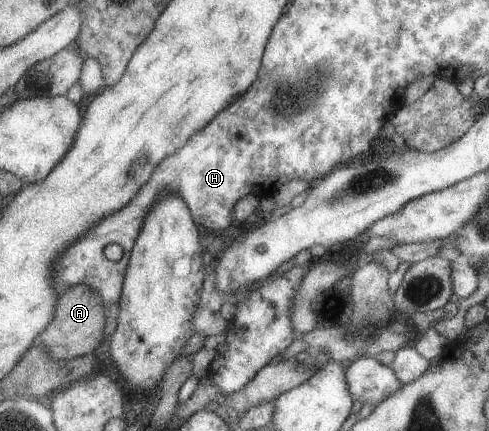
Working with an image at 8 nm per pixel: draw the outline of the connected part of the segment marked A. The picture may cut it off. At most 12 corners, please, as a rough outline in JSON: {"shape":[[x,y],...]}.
{"shape":[[86,284],[58,301],[36,345],[58,360],[92,354],[104,340],[106,302]]}

